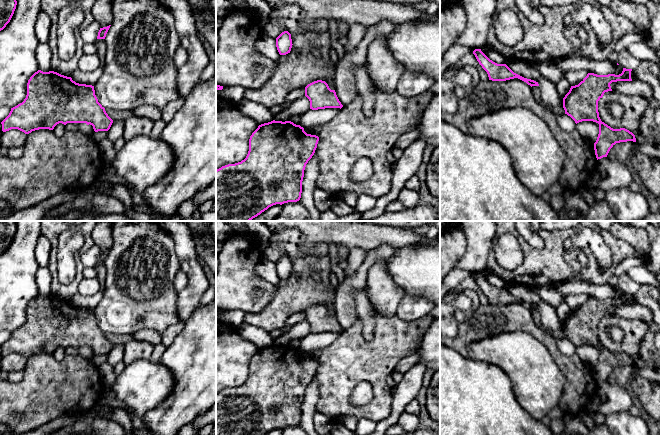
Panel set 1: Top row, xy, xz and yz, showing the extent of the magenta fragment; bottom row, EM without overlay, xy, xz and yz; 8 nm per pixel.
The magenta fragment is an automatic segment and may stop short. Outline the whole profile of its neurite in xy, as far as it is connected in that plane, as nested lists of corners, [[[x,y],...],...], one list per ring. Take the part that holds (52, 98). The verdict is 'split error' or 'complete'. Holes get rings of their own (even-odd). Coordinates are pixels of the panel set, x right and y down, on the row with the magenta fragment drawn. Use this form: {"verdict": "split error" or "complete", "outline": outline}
{"verdict": "complete", "outline": [[[54,71],[35,72],[27,83],[27,95],[24,101],[11,108],[9,115],[1,122],[2,131],[18,129],[25,134],[39,129],[53,130],[62,123],[86,123],[92,125],[95,132],[108,131],[113,120],[108,116],[105,108],[98,102],[94,86],[79,84],[71,77]]]}

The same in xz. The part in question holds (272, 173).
{"verdict": "complete", "outline": [[[271,121],[258,126],[249,139],[249,151],[244,160],[216,170],[216,221],[251,221],[276,204],[297,202],[301,198],[304,170],[317,148],[319,137],[307,134],[291,121]]]}

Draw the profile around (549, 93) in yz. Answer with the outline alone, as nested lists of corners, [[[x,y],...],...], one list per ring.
[[[508,59],[506,65],[516,74],[536,81],[541,90],[541,97],[544,103],[558,108],[563,106],[563,98],[559,95],[555,84],[541,75],[532,65],[520,60]]]

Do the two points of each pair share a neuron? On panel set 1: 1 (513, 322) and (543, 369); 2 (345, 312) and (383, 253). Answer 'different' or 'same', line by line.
1: different
2: same

